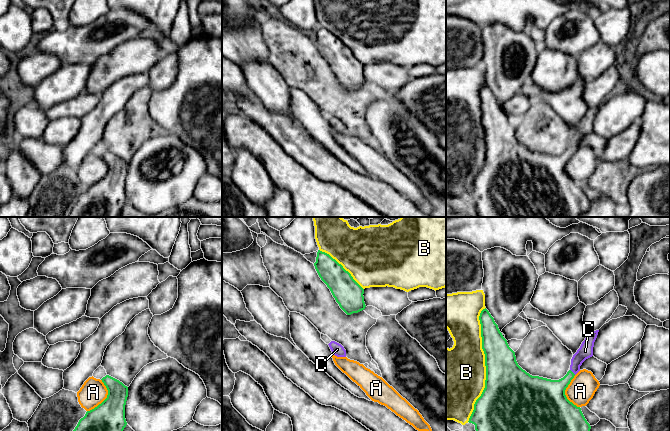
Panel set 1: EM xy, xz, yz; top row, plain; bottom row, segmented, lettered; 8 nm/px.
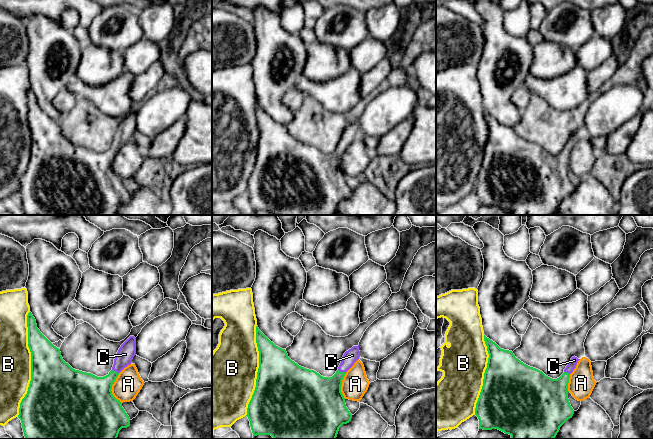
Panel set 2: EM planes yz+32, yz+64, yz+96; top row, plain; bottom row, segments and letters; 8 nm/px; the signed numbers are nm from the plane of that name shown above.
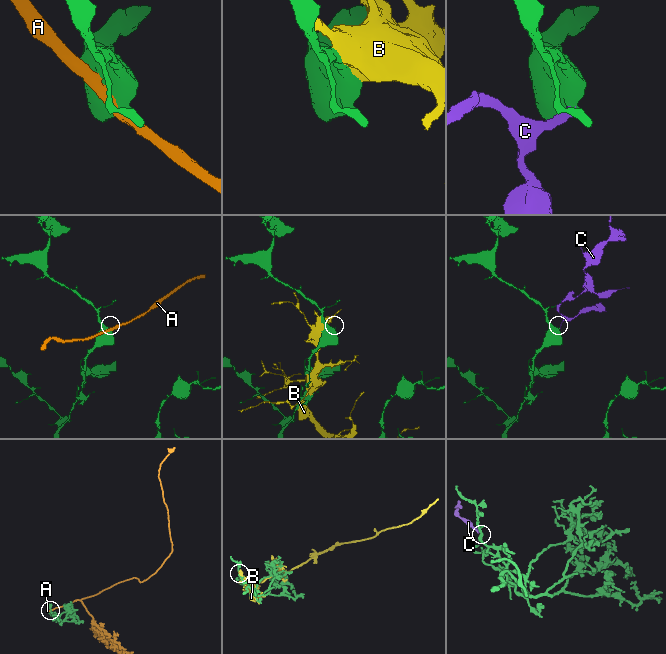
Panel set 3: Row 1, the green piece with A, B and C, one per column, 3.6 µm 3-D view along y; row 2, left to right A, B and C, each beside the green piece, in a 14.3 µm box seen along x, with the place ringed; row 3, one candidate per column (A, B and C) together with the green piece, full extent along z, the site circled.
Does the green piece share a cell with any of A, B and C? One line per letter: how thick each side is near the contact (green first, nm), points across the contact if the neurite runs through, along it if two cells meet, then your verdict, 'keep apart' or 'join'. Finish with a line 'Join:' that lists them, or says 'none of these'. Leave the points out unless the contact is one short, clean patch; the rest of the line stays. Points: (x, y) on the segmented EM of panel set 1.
A: 240/220 nm | keep apart
B: 360/460 nm | keep apart
C: 240/120 nm | across yz (550, 394), (572, 372), (577, 359), (585, 351) | join
Join: C

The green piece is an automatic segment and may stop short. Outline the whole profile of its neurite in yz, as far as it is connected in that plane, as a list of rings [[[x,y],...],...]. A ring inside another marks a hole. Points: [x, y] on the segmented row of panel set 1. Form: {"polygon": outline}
{"polygon": [[[485,308],[479,316],[481,324],[482,349],[485,354],[486,380],[481,396],[474,404],[469,423],[475,425],[476,431],[590,431],[591,426],[585,419],[581,408],[570,402],[565,390],[574,376],[580,371],[582,363],[593,356],[594,342],[599,330],[589,331],[580,348],[571,359],[570,370],[559,380],[551,380],[532,376],[523,370],[516,361],[515,352],[509,347],[507,340],[500,332],[498,325]]]}

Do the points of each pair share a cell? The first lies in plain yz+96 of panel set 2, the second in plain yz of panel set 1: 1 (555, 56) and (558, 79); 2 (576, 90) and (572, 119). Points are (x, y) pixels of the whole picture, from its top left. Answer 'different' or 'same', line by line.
1: same
2: same

